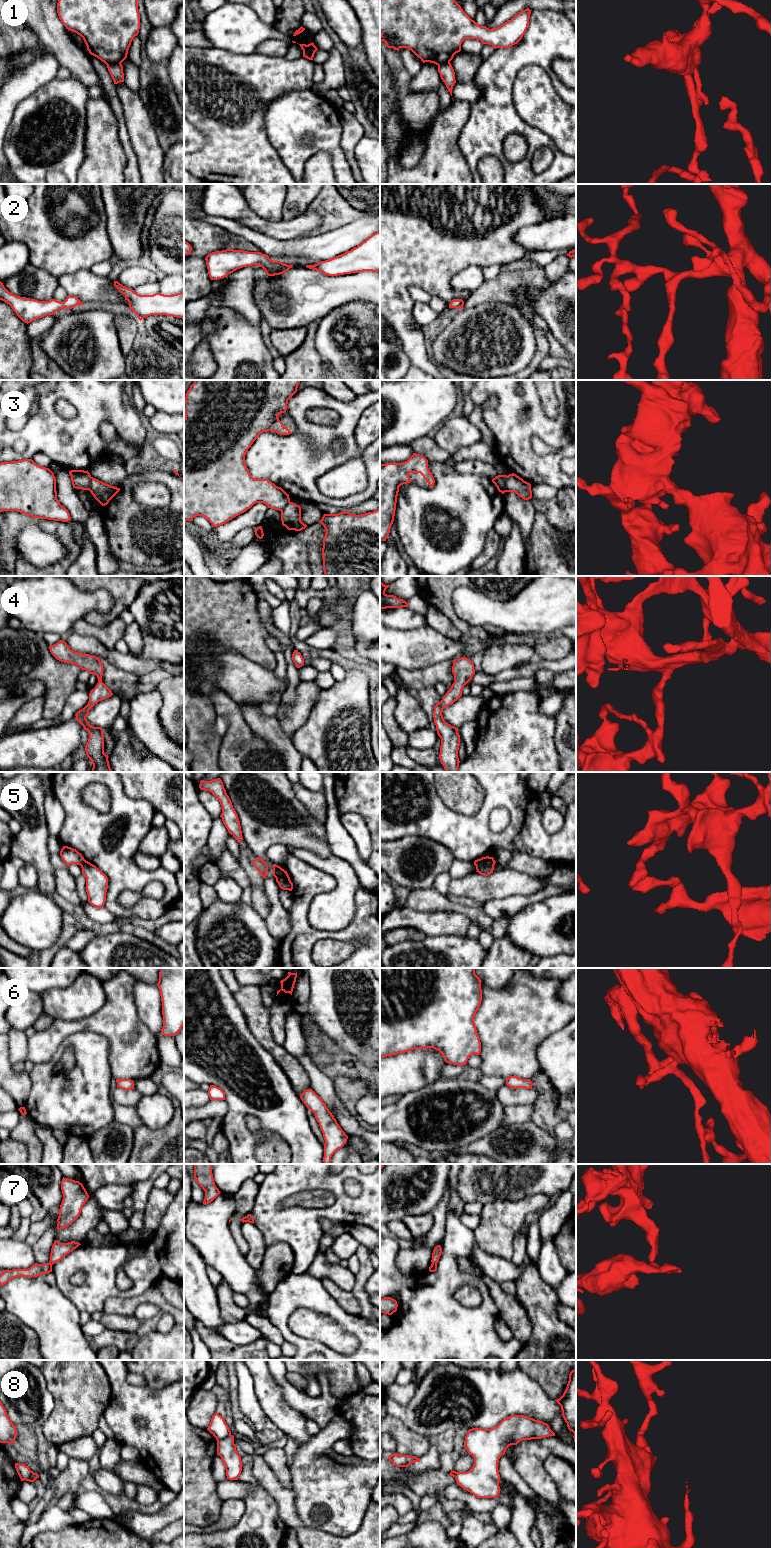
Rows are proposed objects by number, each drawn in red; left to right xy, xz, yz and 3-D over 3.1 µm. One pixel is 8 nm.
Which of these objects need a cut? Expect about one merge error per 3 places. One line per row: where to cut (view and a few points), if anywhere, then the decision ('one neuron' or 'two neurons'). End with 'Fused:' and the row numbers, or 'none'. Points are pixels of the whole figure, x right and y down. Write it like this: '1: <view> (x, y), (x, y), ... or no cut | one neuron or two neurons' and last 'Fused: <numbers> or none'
1: xy (120, 62), (107, 65) | two neurons
2: no cut | one neuron
3: yz (507, 476), (504, 491) | two neurons
4: no cut | one neuron
5: yz (491, 857), (476, 866) | two neurons
6: no cut | one neuron
7: xy (49, 1262), (52, 1264) | two neurons
8: xz (230, 1434), (217, 1441) | two neurons
Fused: 1, 3, 5, 7, 8

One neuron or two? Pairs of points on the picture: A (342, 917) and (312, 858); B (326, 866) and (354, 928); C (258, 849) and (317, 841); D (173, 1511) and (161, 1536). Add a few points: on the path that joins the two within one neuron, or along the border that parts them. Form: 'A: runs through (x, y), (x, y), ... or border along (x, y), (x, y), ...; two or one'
A: runs through (342, 900), (342, 879), (329, 866); one
B: border along (356, 897), (352, 920), (347, 925), (330, 931); two
C: runs through (273, 836), (302, 836); one
D: border along (173, 1521), (162, 1528), (154, 1537); two

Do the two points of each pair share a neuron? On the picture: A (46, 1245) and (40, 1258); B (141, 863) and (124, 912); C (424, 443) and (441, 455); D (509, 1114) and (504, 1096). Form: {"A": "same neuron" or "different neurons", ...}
{"A": "same neuron", "B": "different neurons", "C": "same neuron", "D": "different neurons"}

